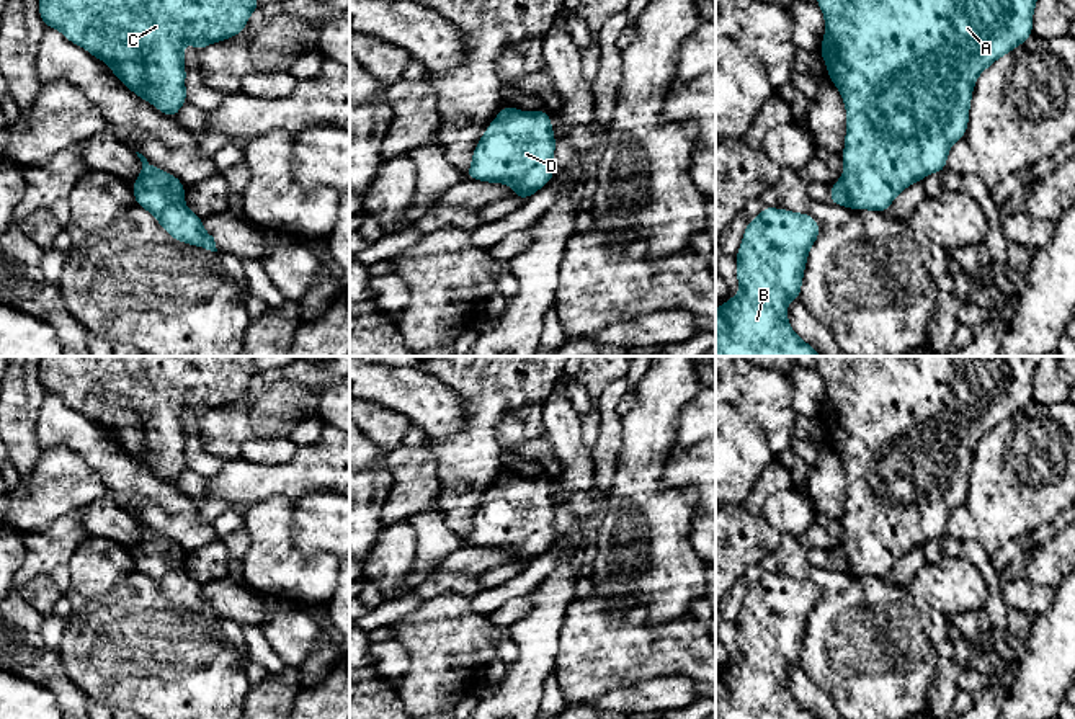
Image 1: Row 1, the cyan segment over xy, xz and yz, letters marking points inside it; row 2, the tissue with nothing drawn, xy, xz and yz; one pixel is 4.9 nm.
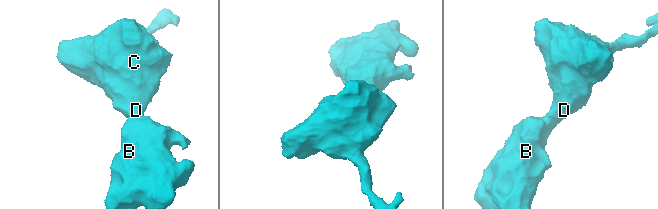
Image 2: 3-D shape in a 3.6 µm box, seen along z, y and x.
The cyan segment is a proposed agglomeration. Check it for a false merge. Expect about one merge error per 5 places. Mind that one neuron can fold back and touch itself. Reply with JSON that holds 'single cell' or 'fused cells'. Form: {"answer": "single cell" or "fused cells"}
{"answer": "single cell"}

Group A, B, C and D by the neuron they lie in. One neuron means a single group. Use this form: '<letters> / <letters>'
A B C D

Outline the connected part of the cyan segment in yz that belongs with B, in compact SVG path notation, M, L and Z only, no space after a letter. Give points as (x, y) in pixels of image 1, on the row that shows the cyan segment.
M763 206L761 214L747 222L737 258L737 281L742 289L716 309L716 356L822 356L801 340L787 322L787 302L801 299L802 276L810 247L820 235L820 224L809 214Z

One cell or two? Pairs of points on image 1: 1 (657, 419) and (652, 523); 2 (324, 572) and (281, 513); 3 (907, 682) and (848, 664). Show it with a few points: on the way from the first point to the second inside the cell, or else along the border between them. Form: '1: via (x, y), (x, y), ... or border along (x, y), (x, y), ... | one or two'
1: via (651, 445), (651, 497) | one
2: via (304, 572), (281, 551), (281, 533) | one
3: via (892, 682), (881, 677), (868, 664), (863, 664) | one

